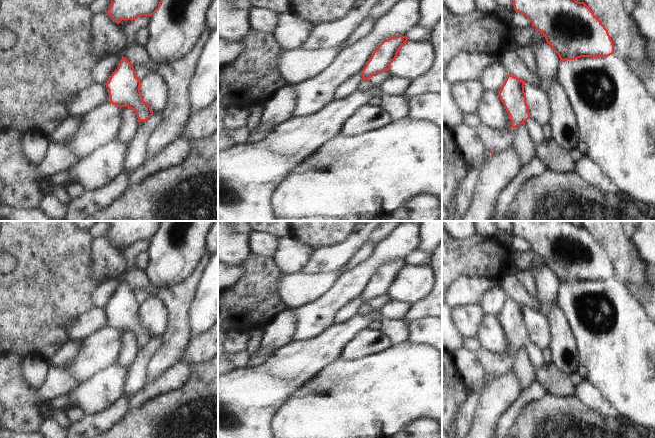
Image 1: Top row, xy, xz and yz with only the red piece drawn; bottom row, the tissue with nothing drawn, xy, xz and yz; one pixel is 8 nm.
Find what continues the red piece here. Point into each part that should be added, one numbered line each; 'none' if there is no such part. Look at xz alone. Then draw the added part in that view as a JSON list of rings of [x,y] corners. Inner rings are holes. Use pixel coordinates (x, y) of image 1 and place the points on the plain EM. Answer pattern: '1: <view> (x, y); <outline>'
1: xz (366, 309); [[[365,304],[361,307],[359,314],[367,316],[370,315],[372,312],[373,308],[370,305]]]

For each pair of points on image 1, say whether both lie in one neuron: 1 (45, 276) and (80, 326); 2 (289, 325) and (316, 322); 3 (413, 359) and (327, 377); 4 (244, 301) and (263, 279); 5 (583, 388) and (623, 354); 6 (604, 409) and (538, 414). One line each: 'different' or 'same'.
1: different
2: different
3: same
4: same
5: different
6: different

